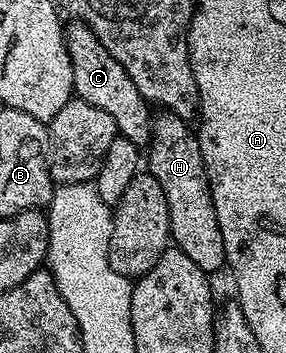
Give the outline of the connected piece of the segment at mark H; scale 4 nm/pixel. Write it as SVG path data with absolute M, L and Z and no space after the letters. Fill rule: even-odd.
M167 110L157 114L151 119L153 137L147 144L147 171L155 177L155 181L159 181L159 189L163 189L163 197L167 197L169 234L175 246L187 253L187 257L191 257L191 261L195 261L199 269L214 273L213 271L226 266L225 250L201 146L194 128L189 128L190 124L186 120Z

